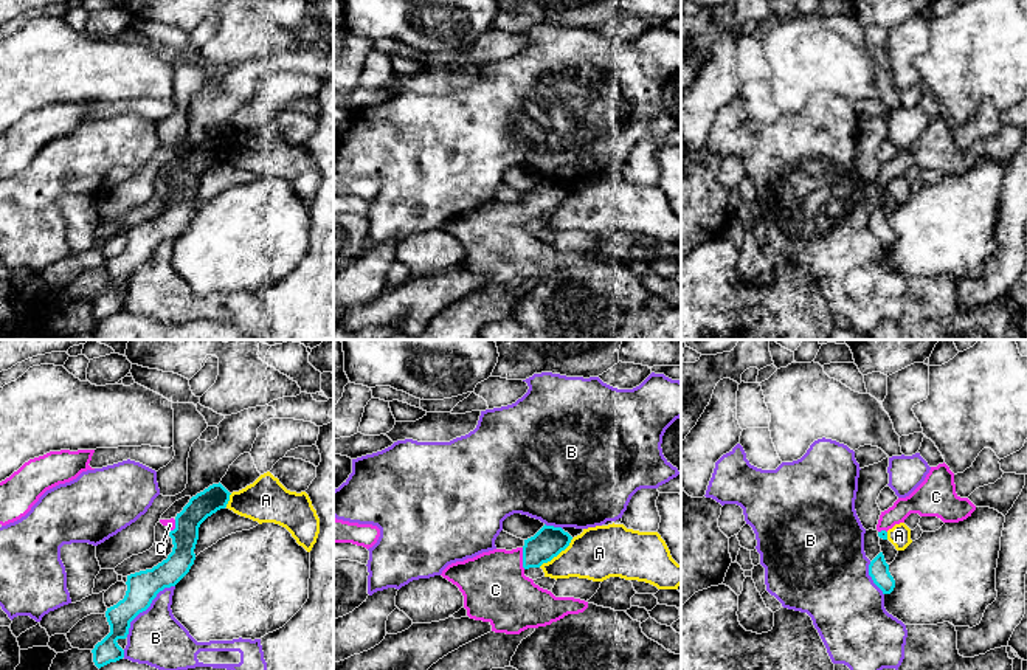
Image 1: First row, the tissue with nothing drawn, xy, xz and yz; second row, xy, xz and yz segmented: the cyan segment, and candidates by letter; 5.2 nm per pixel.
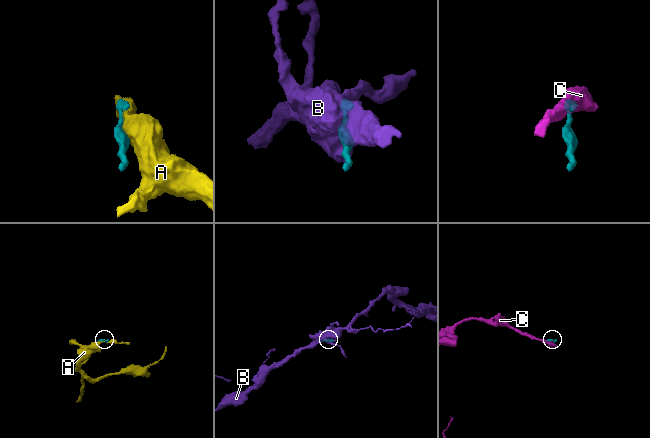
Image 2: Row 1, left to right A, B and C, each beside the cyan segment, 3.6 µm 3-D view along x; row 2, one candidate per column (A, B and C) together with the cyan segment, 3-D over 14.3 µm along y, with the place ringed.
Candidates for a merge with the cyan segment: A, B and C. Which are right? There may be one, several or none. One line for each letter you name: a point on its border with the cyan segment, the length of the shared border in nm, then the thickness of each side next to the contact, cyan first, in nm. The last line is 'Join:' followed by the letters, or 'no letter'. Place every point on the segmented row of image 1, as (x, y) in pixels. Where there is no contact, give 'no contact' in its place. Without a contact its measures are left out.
C: meets cyan in xz at (523, 559); contact 110 nm long; 160 nm thick on the cyan side, 340 nm on the other
Join: C

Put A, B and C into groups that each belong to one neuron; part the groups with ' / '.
A / B / C

